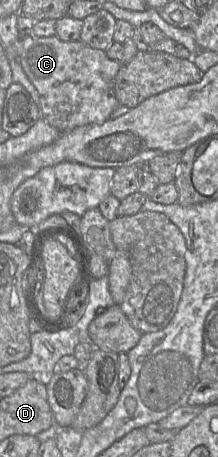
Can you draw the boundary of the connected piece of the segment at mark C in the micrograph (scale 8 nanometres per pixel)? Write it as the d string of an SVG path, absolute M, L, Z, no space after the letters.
M22 36L19 39L19 63L38 92L42 118L61 132L89 124L103 124L120 105L114 90L115 78L121 67L120 61L109 59L105 51L94 49L80 40L64 42L56 36Z

